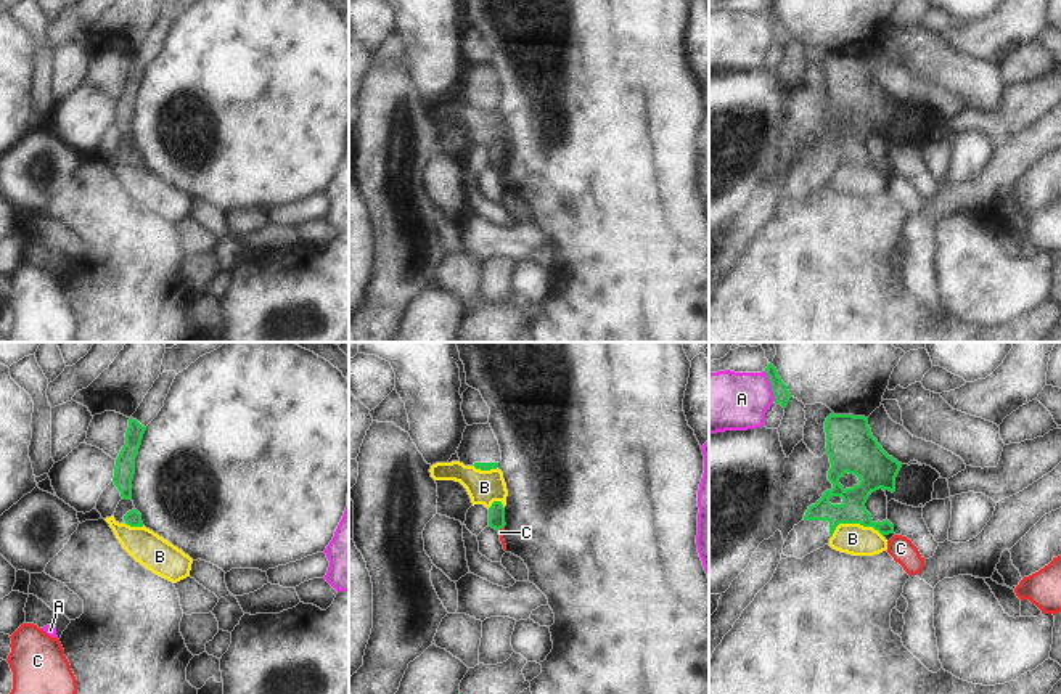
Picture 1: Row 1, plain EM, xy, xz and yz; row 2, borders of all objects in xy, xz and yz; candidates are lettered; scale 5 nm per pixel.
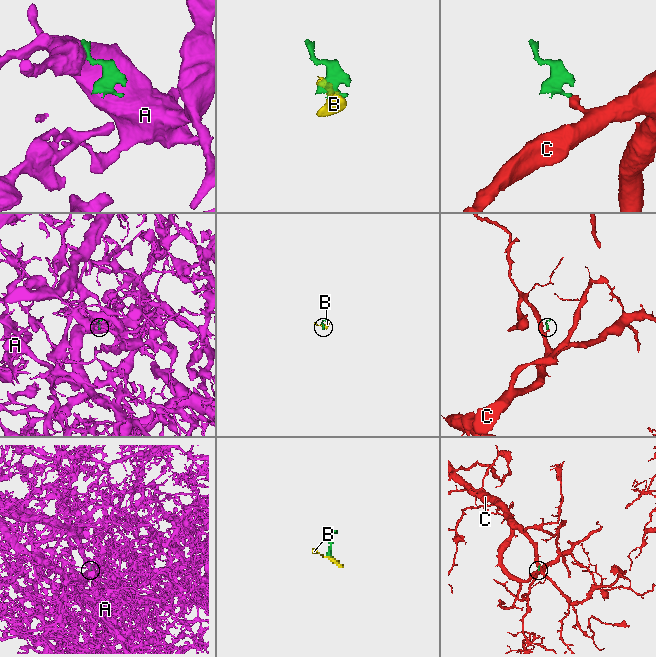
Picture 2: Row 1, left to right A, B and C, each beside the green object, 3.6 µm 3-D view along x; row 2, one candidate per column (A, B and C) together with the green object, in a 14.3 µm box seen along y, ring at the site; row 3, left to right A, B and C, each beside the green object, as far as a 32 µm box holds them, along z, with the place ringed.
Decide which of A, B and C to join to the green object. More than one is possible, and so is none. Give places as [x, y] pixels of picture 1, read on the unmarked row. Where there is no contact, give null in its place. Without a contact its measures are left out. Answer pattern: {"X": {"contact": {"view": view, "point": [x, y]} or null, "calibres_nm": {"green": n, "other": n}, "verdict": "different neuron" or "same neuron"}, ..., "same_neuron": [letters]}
{"A": {"contact": {"view": "yz", "point": [772, 26]}, "calibres_nm": {"green": 80, "other": 300}, "verdict": "different neuron"}, "B": {"contact": {"view": "yz", "point": [857, 163]}, "calibres_nm": {"green": 140, "other": 160}, "verdict": "different neuron"}, "C": {"contact": {"view": "xz", "point": [500, 167]}, "calibres_nm": {"green": 80, "other": 30}, "verdict": "different neuron"}, "same_neuron": []}

